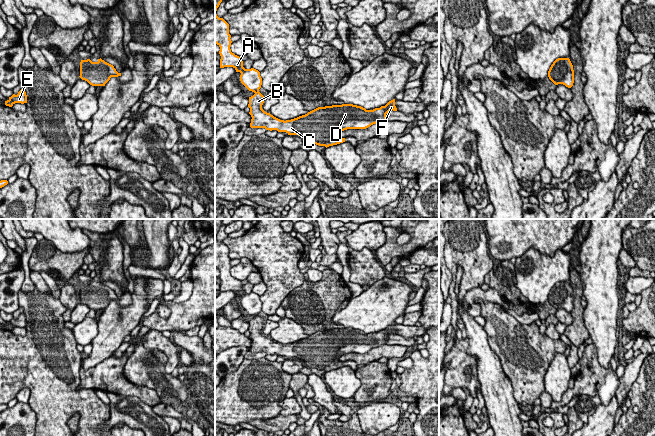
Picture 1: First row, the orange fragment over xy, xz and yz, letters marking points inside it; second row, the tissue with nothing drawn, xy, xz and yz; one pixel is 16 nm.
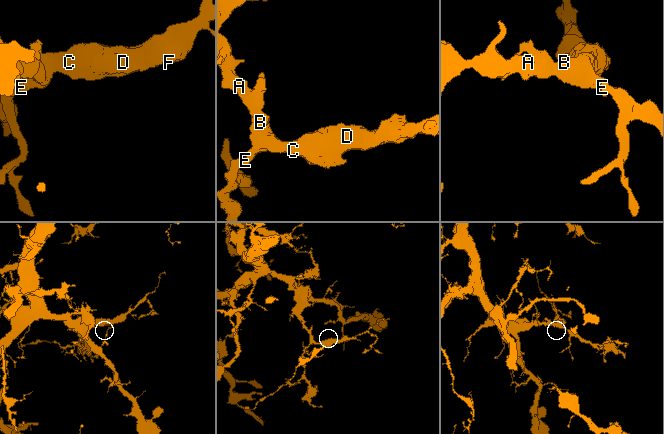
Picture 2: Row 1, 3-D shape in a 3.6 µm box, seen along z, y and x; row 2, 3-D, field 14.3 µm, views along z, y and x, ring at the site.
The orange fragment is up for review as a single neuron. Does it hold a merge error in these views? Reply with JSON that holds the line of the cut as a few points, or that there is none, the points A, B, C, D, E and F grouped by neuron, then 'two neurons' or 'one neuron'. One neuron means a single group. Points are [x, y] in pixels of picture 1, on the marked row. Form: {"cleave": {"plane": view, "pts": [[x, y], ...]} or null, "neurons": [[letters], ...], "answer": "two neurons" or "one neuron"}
{"cleave": null, "neurons": [["A", "B", "C", "D", "E", "F"]], "answer": "one neuron"}

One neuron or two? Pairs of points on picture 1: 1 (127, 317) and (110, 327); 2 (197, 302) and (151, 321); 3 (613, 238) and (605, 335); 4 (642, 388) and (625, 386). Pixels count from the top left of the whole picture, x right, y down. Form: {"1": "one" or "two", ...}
{"1": "one", "2": "one", "3": "one", "4": "two"}

